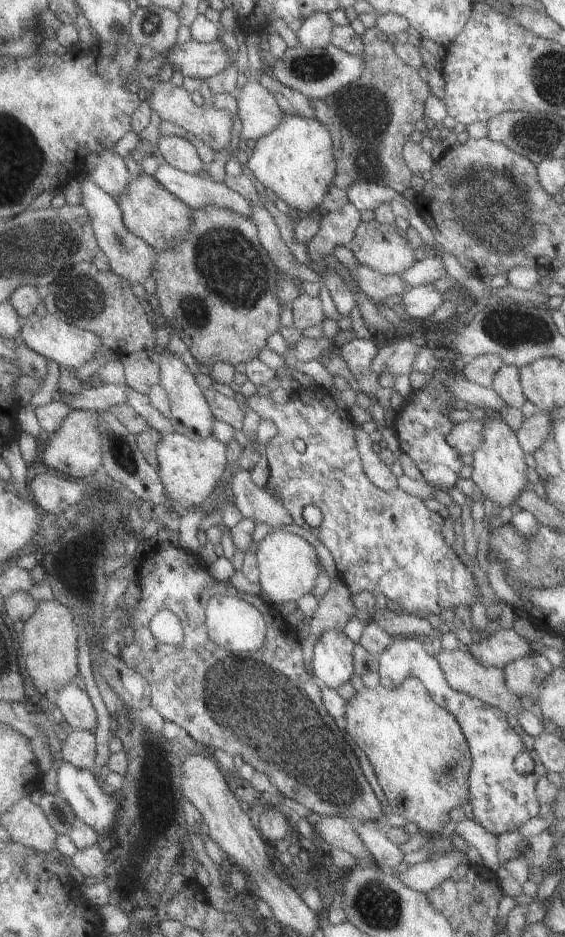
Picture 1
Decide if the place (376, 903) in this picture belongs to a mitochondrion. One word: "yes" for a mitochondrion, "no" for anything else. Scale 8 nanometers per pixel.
yes

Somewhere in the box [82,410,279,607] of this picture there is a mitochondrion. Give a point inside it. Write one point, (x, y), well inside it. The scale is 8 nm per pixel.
(122, 453)

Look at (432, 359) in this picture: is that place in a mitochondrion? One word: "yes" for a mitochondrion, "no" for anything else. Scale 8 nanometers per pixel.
no

